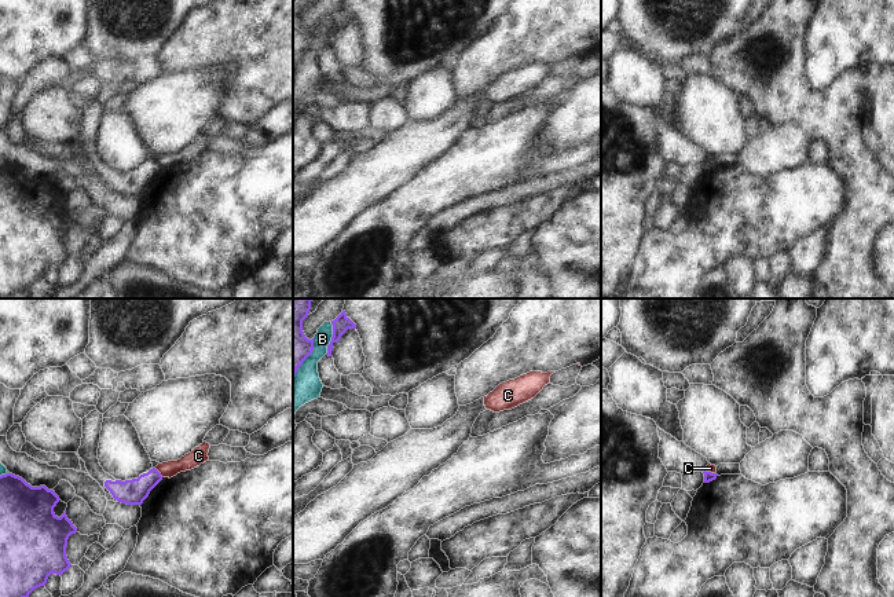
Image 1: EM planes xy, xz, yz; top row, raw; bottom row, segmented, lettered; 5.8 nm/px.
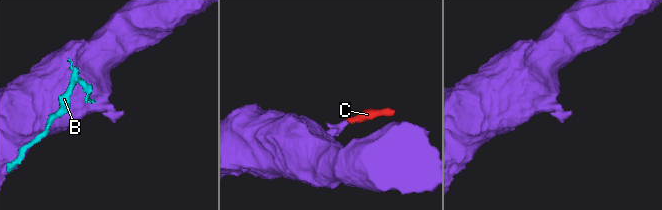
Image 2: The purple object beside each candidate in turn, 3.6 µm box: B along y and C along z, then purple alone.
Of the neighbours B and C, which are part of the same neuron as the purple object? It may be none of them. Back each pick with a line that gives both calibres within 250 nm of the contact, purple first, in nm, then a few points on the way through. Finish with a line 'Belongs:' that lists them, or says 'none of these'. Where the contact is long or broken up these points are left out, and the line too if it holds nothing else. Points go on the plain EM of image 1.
Belongs: none of these.

